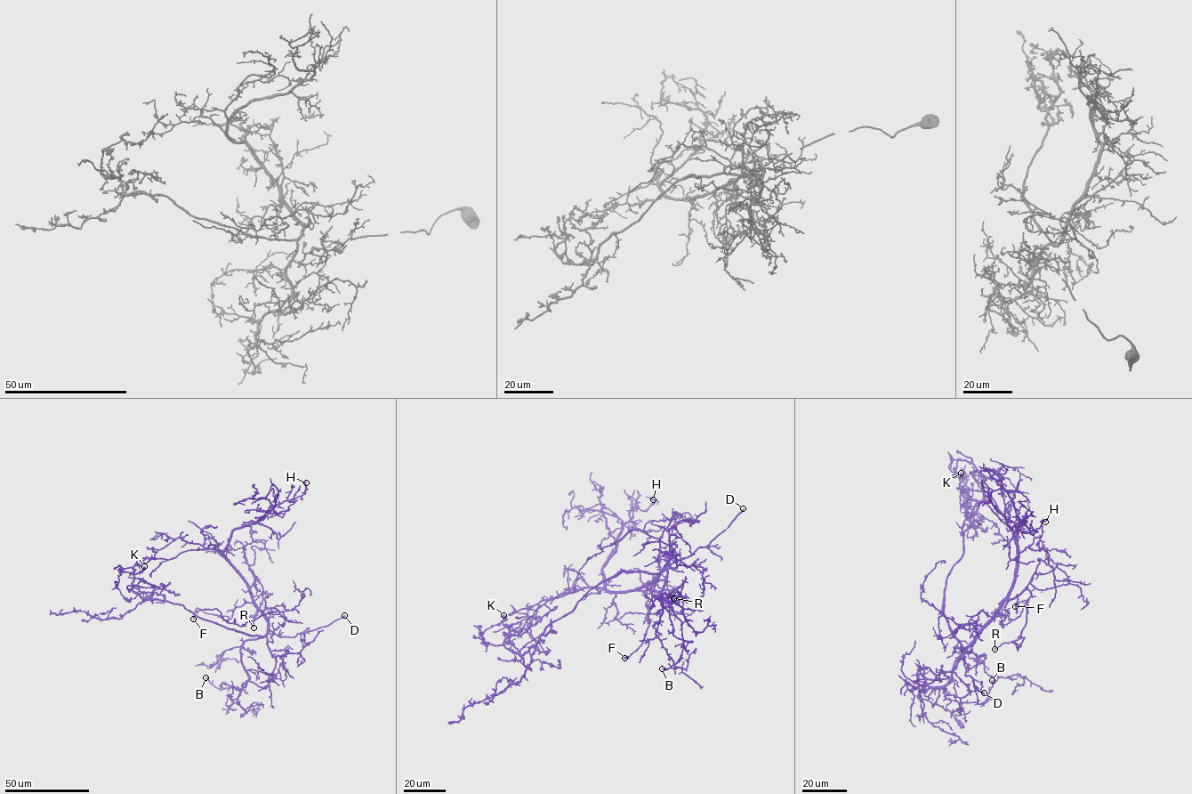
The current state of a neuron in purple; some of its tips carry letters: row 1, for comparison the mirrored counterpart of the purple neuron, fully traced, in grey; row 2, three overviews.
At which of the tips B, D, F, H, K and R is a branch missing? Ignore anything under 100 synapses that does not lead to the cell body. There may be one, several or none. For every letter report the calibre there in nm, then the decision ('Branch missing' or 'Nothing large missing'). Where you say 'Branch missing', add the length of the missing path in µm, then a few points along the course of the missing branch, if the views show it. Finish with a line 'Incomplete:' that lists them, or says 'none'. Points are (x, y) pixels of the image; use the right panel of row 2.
B: Thickness 200 nm. Nothing large missing
D: Thickness 300 nm. Branch missing. Missing length about 30 µm. Course of what is missing: (984, 692), (994, 672), (1008, 676)
F: Thickness 150 nm. Nothing large missing
H: Thickness 190 nm. Nothing large missing
K: Thickness 500 nm. Nothing large missing
R: Thickness 200 nm. Nothing large missing
Incomplete: D

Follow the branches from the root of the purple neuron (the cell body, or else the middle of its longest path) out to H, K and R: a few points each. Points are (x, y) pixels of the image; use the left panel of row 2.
H: (262, 636), (265, 617), (224, 548), (232, 530), (260, 520), (277, 505), (293, 501), (305, 493), (306, 482)
K: (262, 636), (227, 628), (182, 605), (143, 599), (132, 591), (133, 569), (118, 570), (135, 574), (144, 566)
R: (262, 636), (266, 632), (268, 623), (250, 590), (254, 579), (252, 570), (263, 590), (253, 627)

